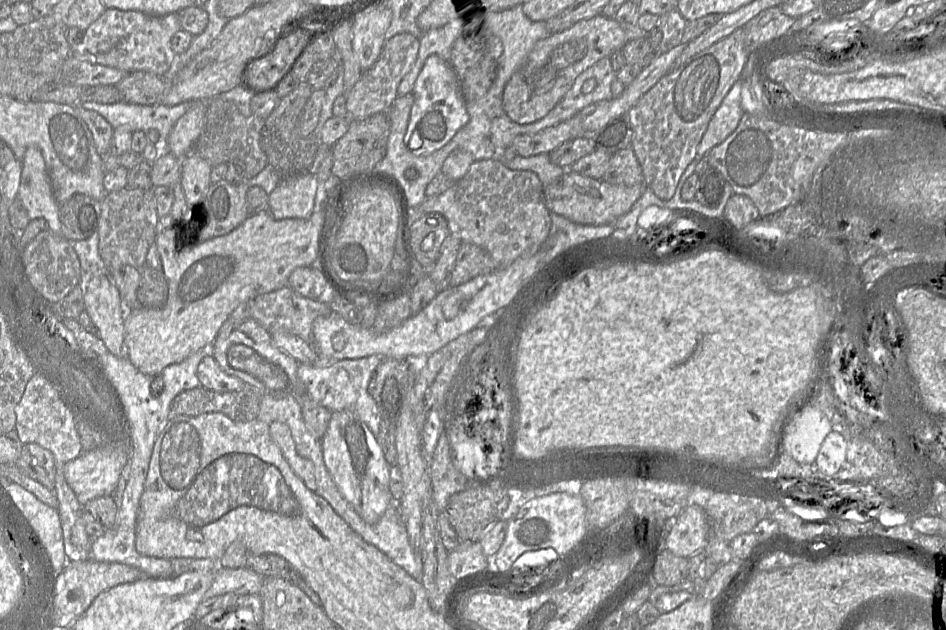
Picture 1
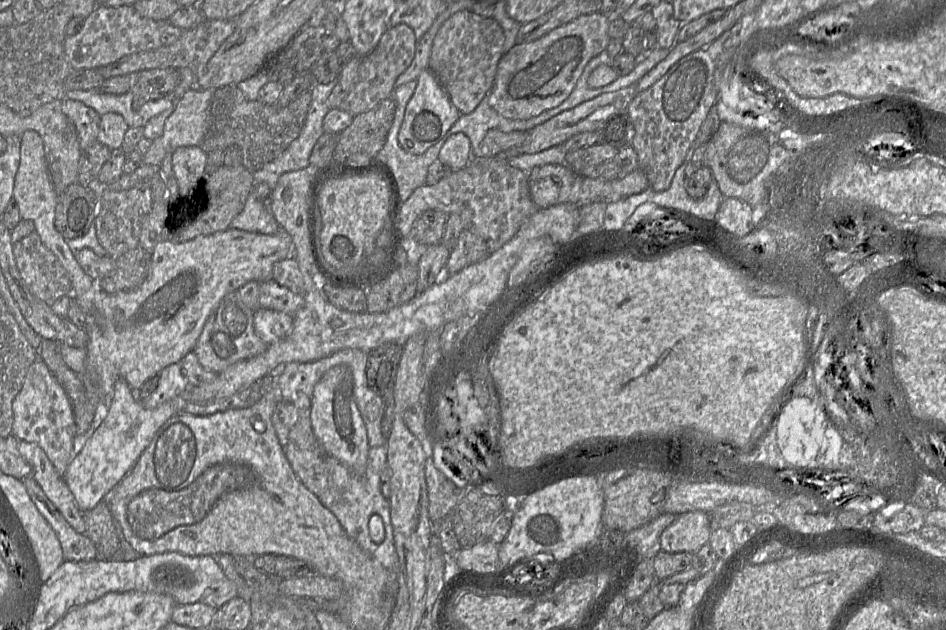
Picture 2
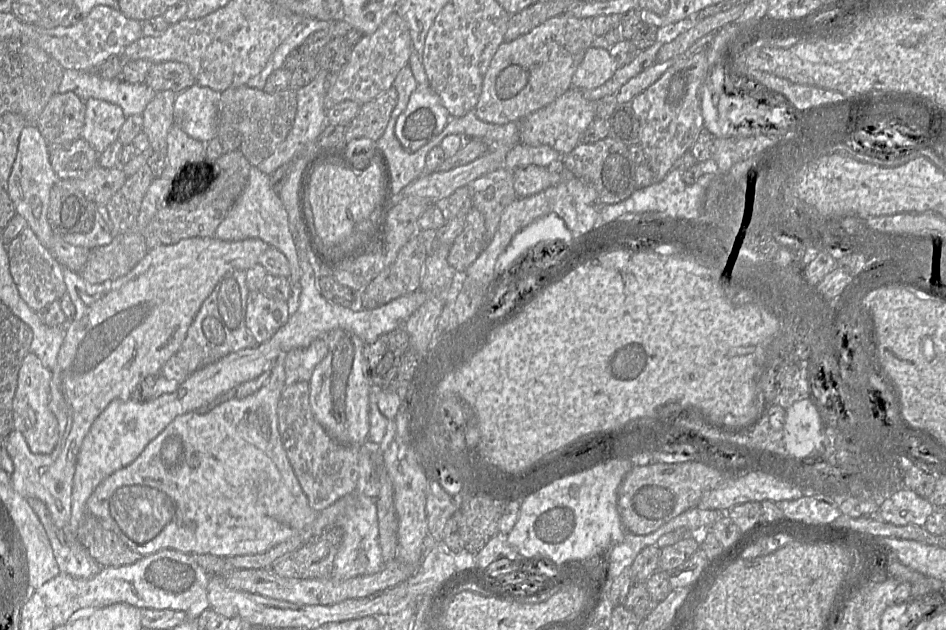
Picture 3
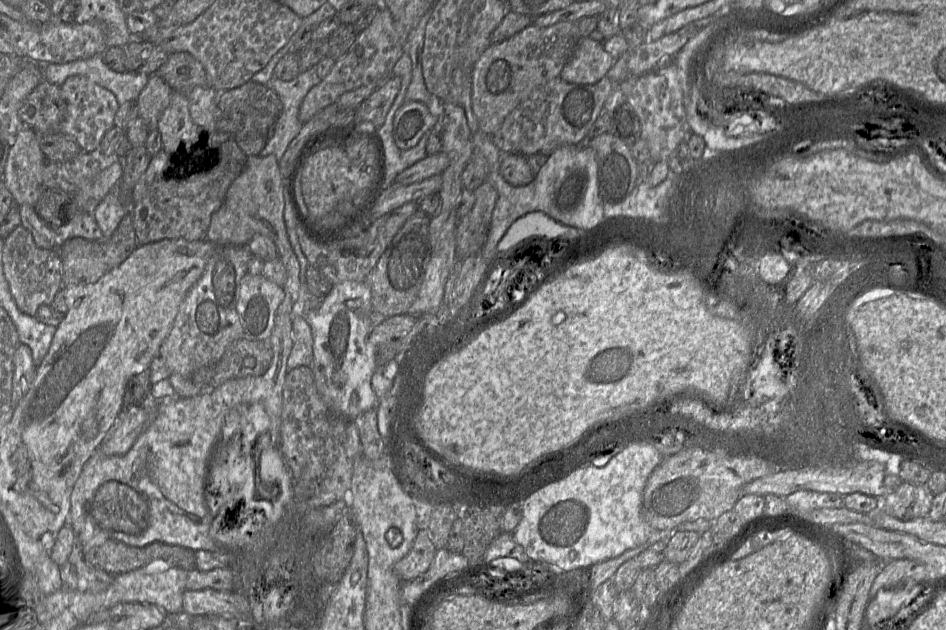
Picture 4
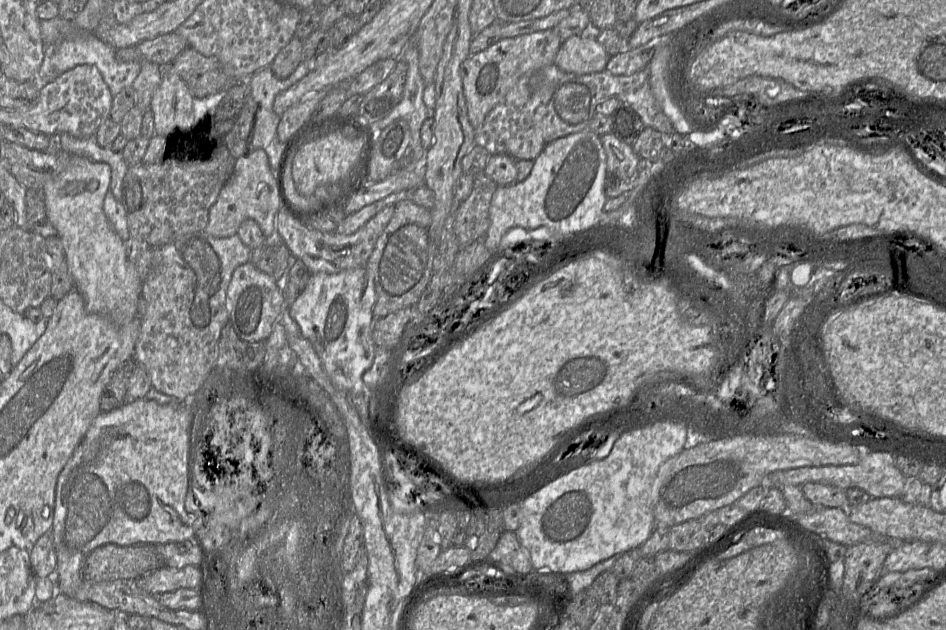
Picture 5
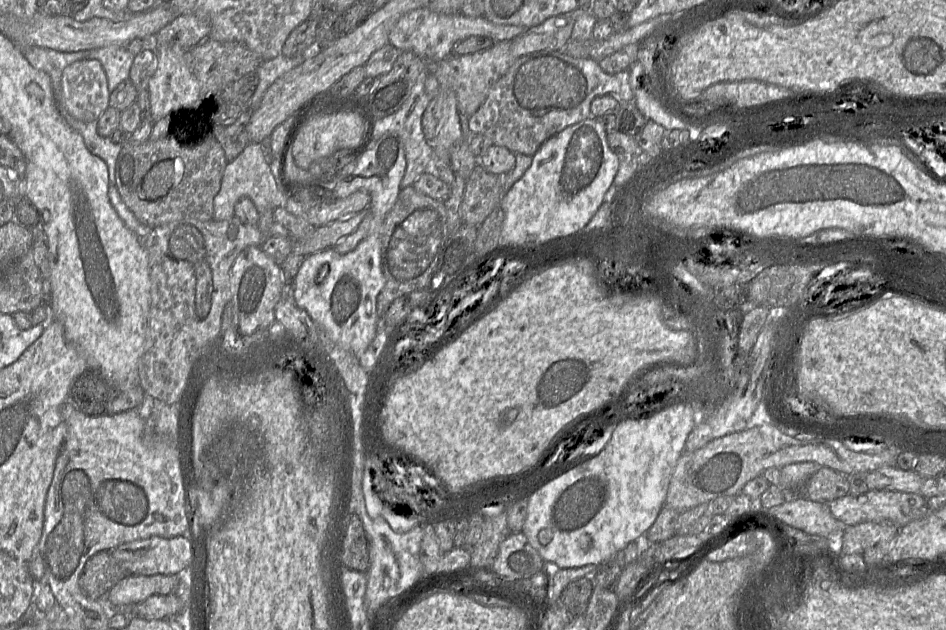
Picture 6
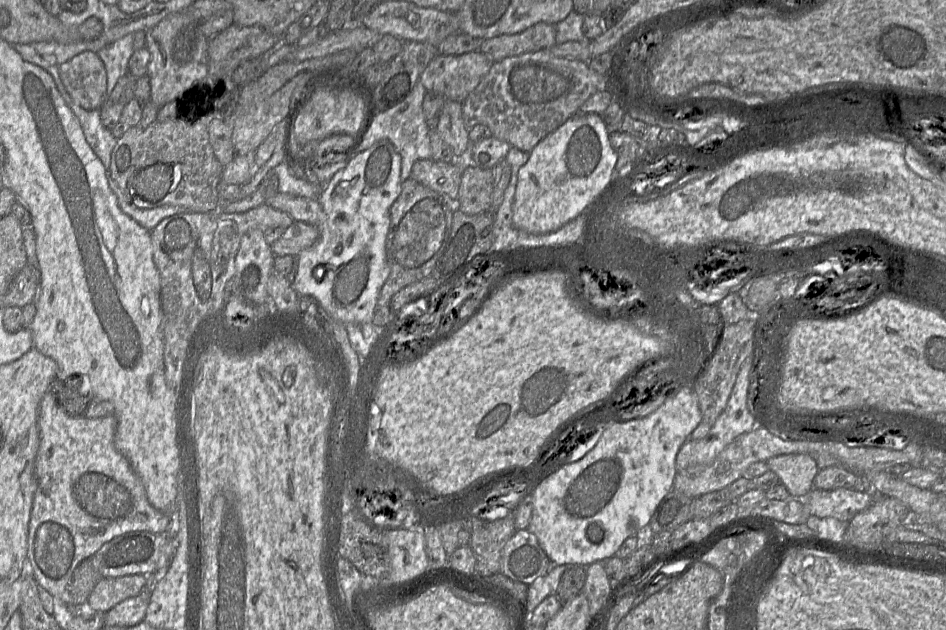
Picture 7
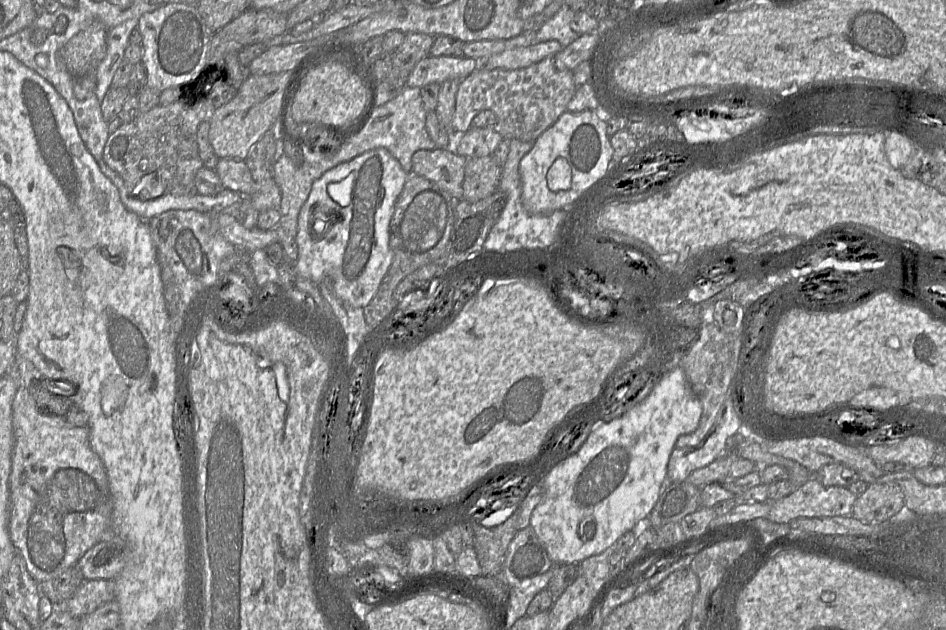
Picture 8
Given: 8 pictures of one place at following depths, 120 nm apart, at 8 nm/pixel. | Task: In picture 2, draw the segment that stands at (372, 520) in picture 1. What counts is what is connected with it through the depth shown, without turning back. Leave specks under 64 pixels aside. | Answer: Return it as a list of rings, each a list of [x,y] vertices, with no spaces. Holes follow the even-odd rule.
[[[347,365],[331,368],[316,384],[311,396],[313,432],[325,451],[356,474],[363,474],[368,463],[370,445],[365,423],[353,393],[353,375]]]

